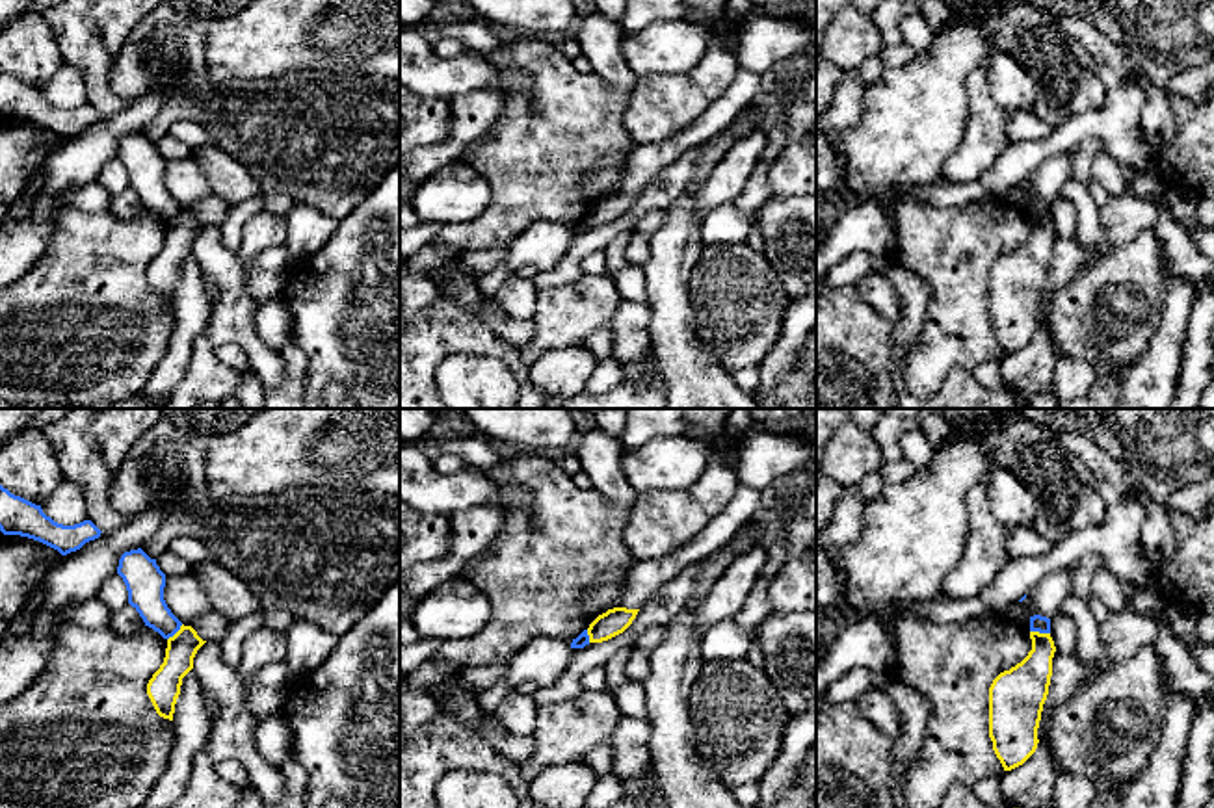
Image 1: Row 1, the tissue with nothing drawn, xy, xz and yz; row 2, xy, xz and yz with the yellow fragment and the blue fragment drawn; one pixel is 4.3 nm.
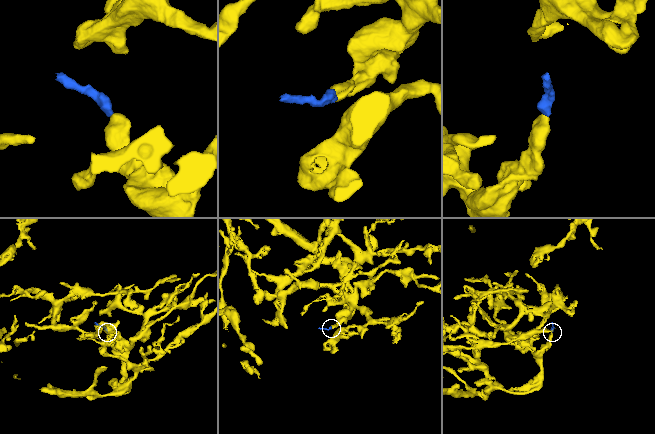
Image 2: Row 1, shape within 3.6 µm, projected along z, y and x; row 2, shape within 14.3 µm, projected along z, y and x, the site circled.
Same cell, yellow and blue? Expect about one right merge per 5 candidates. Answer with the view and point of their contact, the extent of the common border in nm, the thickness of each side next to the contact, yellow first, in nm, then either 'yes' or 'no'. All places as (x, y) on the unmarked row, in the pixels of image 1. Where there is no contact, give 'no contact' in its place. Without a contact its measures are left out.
yz (1038, 216) | 90 nm | 200/70 nm | no

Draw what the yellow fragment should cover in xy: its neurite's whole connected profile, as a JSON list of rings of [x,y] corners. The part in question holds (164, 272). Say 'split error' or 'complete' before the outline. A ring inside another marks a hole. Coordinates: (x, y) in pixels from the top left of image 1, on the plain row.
complete; [[[184,208],[167,223],[164,247],[147,267],[147,279],[160,301],[173,305],[182,262],[193,253],[193,241],[205,227],[191,210]]]

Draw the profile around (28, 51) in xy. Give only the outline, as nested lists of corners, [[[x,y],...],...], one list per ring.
[[[28,11],[0,33],[0,69],[41,89],[65,65],[54,32],[43,13]]]

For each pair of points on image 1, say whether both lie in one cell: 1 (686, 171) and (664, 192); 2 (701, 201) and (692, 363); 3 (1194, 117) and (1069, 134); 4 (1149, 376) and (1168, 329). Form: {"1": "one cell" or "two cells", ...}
{"1": "one cell", "2": "two cells", "3": "two cells", "4": "one cell"}

